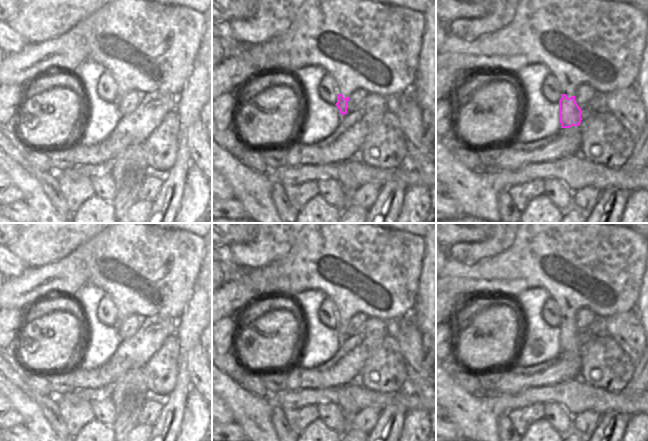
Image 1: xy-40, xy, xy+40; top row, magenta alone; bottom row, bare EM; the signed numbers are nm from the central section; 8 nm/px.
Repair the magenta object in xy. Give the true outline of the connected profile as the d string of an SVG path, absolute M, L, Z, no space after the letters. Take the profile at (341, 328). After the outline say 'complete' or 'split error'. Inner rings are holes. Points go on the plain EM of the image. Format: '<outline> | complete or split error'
M337 318L337 327L335 329L339 333L342 340L347 337L348 325L349 321L344 322L342 318Z | complete

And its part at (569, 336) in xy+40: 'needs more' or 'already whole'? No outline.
already whole

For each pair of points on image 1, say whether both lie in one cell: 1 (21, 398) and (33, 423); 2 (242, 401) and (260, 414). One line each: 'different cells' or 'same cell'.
1: same cell
2: same cell

